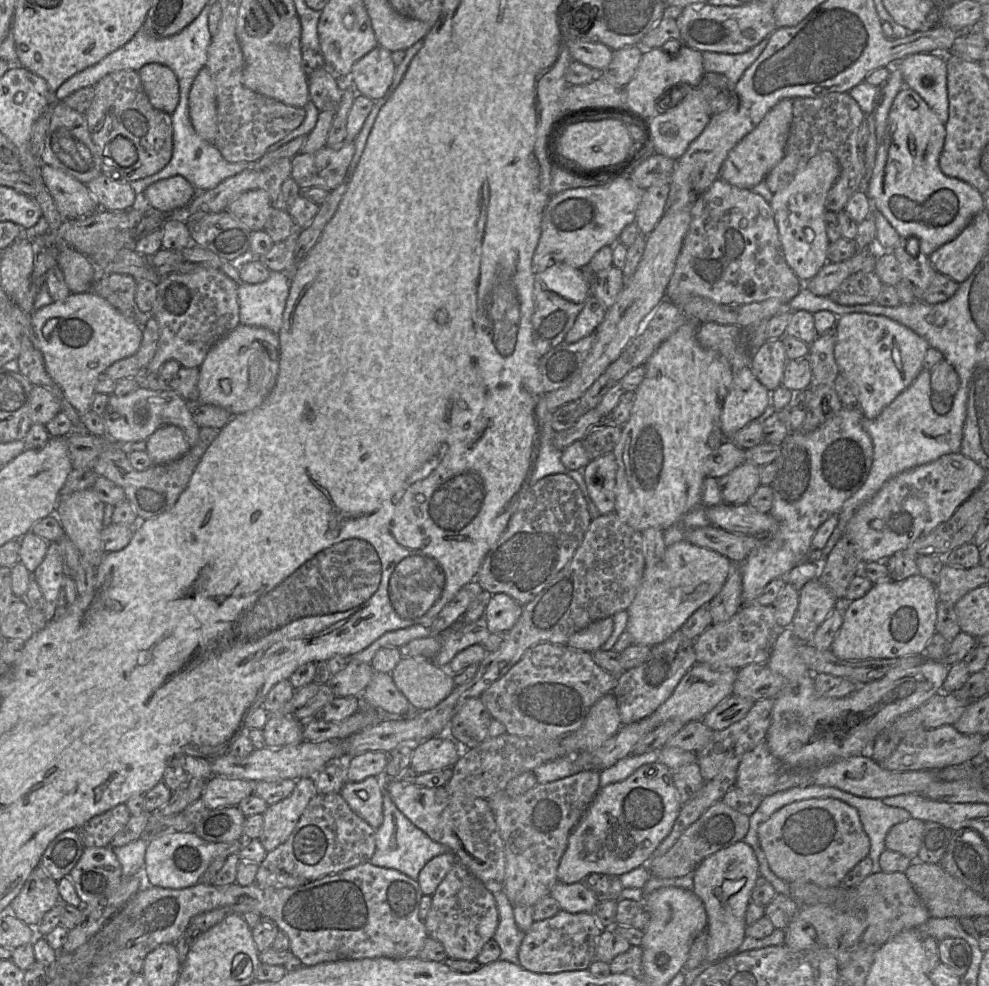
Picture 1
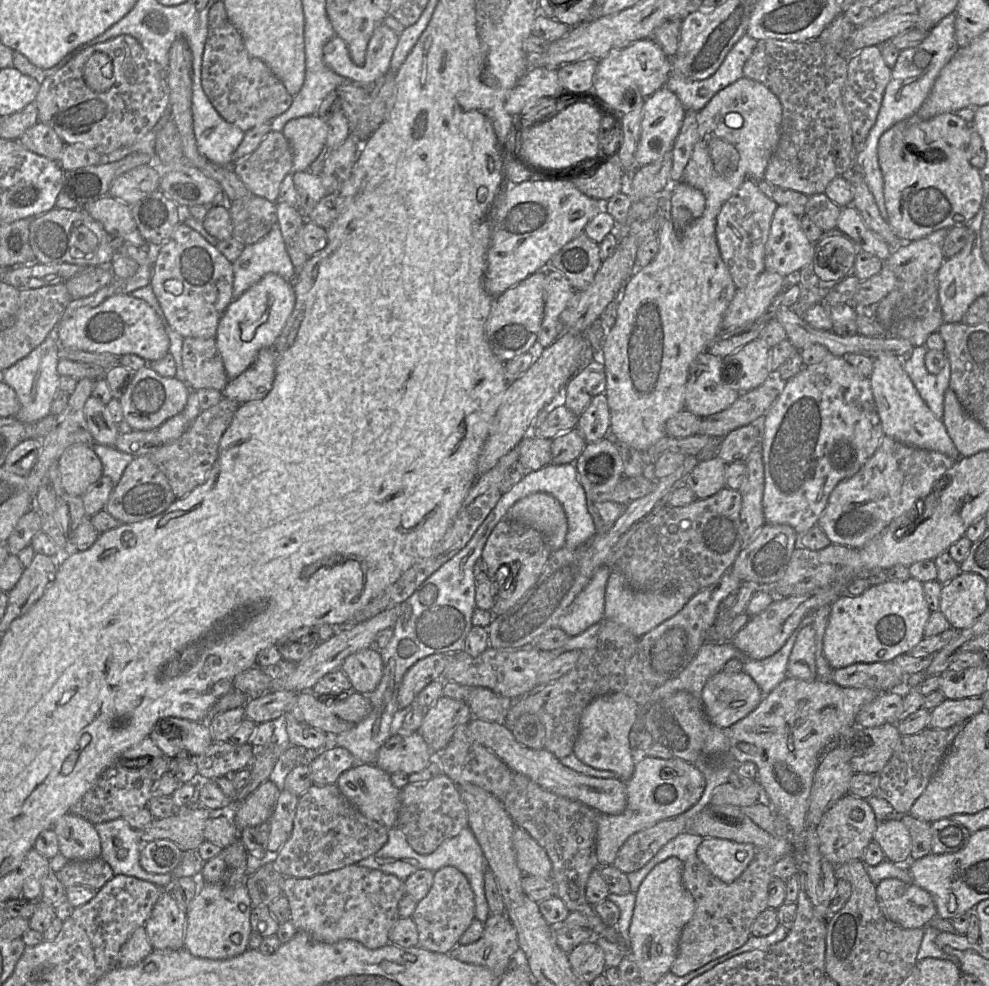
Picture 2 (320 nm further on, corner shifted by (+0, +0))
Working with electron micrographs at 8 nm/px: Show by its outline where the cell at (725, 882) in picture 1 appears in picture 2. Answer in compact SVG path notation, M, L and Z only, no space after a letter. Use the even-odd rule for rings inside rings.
M710 837L703 839L696 855L715 877L730 884L745 871L756 852L752 844Z

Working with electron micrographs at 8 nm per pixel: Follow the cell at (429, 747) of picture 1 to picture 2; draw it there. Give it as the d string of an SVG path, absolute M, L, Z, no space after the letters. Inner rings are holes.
M394 732L379 749L375 765L388 774L420 772L436 758L418 732Z

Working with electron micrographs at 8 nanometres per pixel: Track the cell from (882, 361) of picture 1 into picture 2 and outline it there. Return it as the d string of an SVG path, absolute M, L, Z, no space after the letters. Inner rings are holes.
M880 355L873 359L871 390L885 436L916 448L942 453L955 461L961 458L942 420L937 419L921 399L899 357Z

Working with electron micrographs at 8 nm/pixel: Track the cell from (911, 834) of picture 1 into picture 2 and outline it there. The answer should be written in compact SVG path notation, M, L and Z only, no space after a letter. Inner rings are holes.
M889 817L878 822L873 841L882 849L885 860L907 864L911 859L911 837L900 818Z

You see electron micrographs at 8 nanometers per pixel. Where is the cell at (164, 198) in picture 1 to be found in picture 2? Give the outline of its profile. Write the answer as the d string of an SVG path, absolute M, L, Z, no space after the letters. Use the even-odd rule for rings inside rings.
M155 164L133 168L111 184L109 195L132 205L159 189L160 172Z

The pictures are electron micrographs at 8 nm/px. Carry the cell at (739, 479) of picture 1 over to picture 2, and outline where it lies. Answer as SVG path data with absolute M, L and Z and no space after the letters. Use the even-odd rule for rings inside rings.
M717 456L701 460L684 478L683 485L690 488L697 499L711 497L725 488L726 467Z

